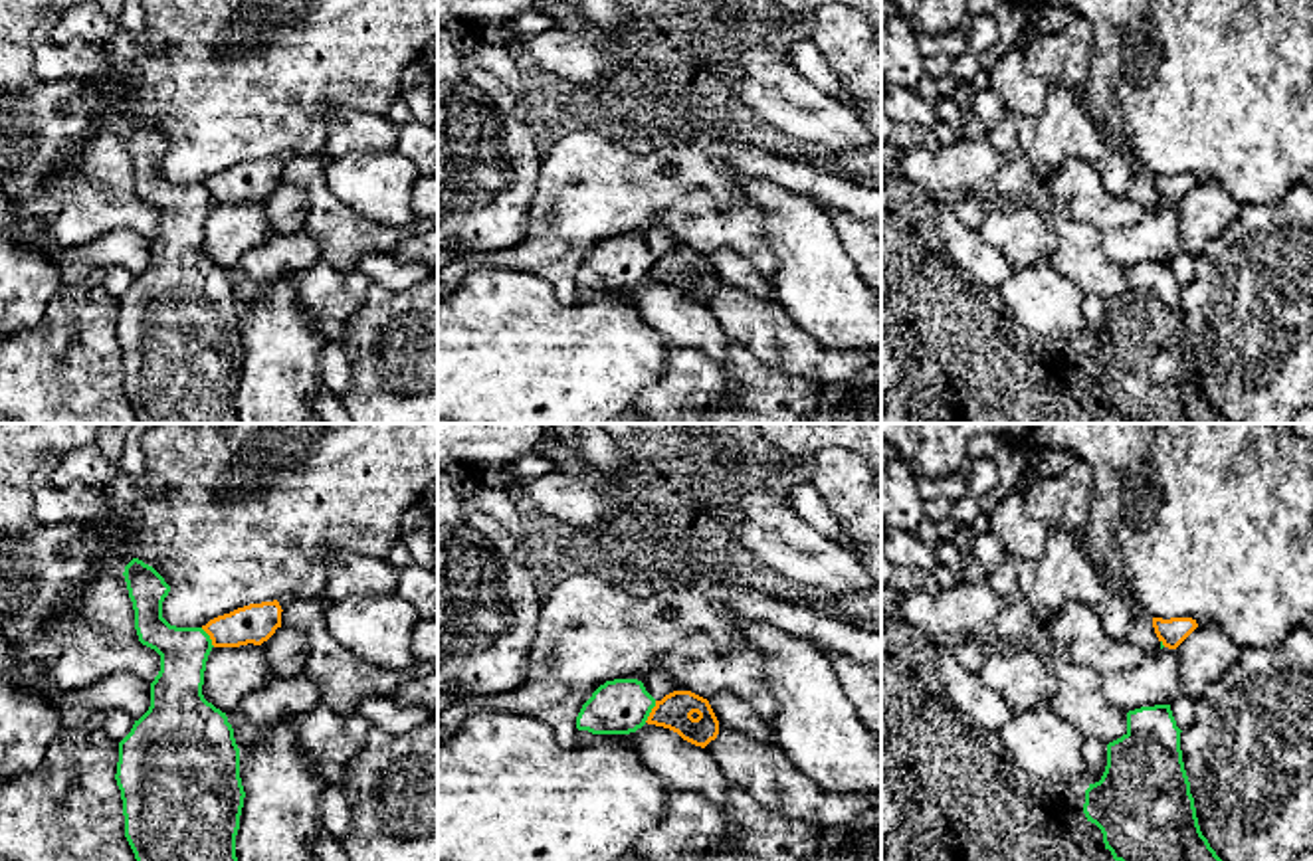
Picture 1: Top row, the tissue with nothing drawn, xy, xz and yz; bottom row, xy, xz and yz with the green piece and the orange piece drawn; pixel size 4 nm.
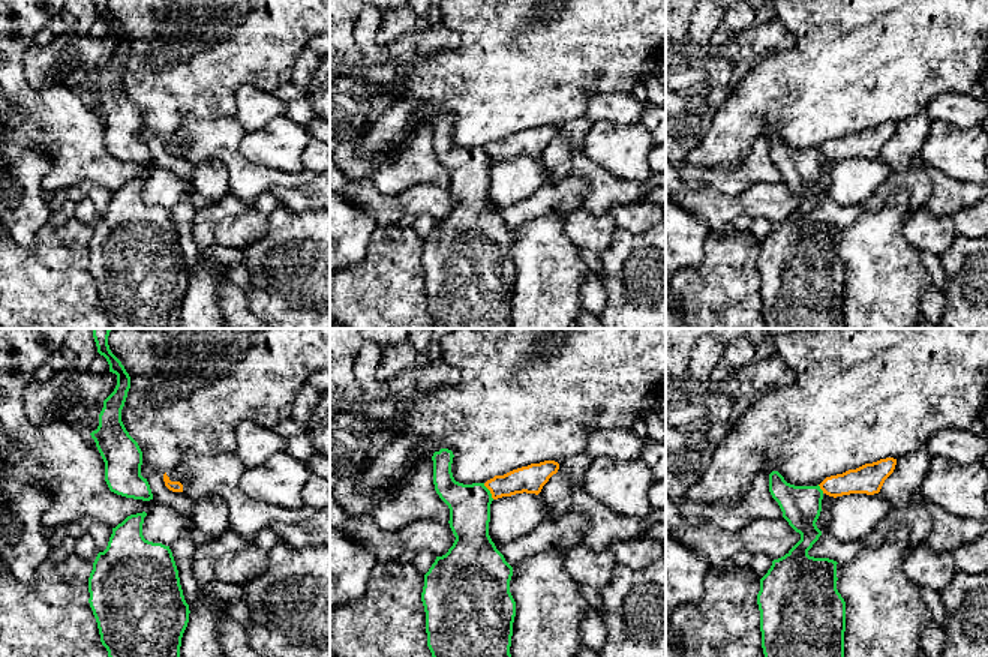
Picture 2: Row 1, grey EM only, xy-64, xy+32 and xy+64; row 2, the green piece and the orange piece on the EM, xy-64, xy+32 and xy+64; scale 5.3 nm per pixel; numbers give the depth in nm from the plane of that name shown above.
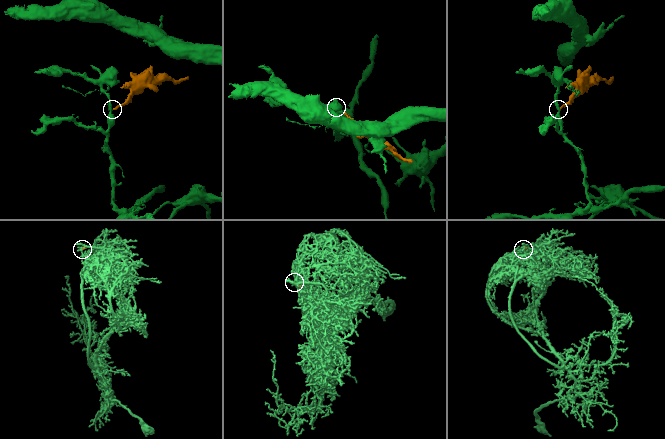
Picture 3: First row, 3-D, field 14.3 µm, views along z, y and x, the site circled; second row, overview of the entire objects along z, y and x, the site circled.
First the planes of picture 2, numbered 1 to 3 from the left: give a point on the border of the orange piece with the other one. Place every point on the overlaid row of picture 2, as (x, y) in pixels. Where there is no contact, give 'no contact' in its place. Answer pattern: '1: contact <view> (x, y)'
1: no contact
2: contact xy+32 (489, 491)
3: contact xy+64 (820, 489)

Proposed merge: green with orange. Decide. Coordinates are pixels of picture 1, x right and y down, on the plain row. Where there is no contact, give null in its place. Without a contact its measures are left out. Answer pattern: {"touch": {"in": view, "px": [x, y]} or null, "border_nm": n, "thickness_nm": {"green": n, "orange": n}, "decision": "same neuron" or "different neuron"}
{"touch": {"in": "xz", "px": [650, 268]}, "border_nm": 100, "thickness_nm": {"green": 220, "orange": 150}, "decision": "different neuron"}

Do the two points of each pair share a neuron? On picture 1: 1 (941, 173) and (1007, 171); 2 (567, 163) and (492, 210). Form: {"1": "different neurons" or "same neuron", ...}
{"1": "same neuron", "2": "different neurons"}

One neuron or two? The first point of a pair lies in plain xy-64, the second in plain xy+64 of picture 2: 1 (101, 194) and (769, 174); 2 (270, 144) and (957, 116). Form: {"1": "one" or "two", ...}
{"1": "two", "2": "two"}

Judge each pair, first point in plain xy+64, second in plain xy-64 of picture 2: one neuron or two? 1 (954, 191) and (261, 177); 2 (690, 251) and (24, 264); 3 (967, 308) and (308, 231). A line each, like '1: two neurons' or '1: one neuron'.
1: one neuron
2: two neurons
3: one neuron

